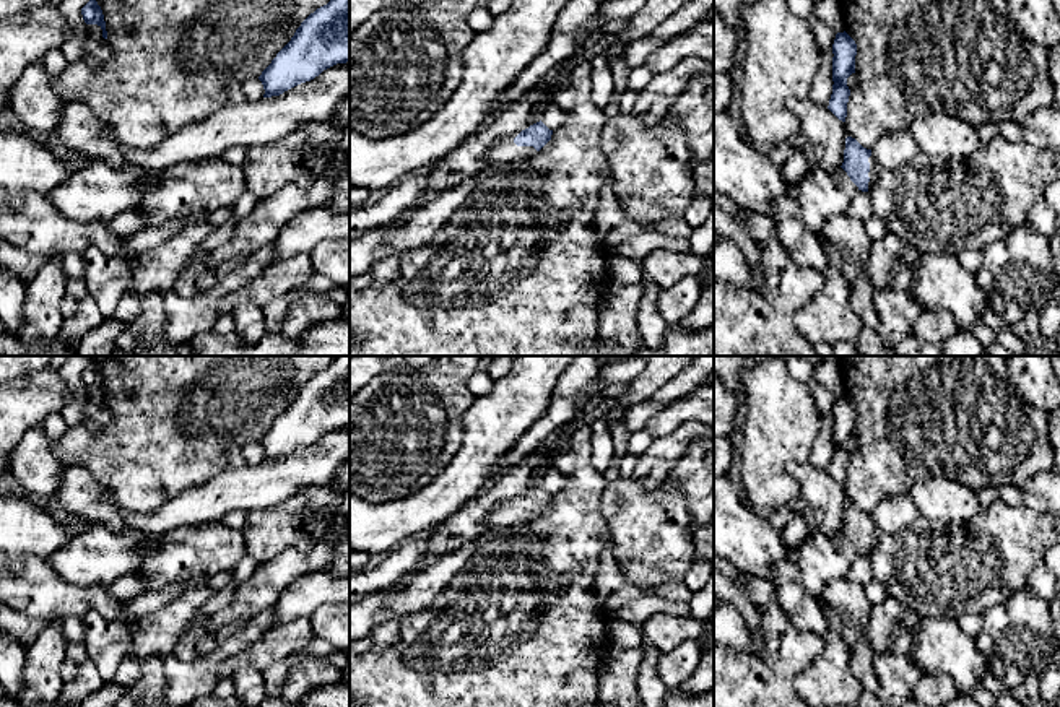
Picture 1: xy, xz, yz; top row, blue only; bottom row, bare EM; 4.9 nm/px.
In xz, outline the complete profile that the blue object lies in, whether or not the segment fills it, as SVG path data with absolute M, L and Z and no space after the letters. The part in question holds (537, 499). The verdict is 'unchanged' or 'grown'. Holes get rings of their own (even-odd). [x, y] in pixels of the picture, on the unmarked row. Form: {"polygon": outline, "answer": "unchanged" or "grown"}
{"polygon": "M564 431L554 442L545 440L494 484L484 486L455 514L442 520L426 538L429 554L437 559L497 527L527 525L540 515L553 499L553 494L540 484L541 473L553 466L556 455L569 449L569 436L571 431Z", "answer": "grown"}

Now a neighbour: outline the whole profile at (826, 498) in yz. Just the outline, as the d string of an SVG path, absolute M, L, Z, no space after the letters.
M810 462L792 465L788 473L802 484L802 497L813 510L816 528L826 535L841 531L845 502L850 501L845 488Z

